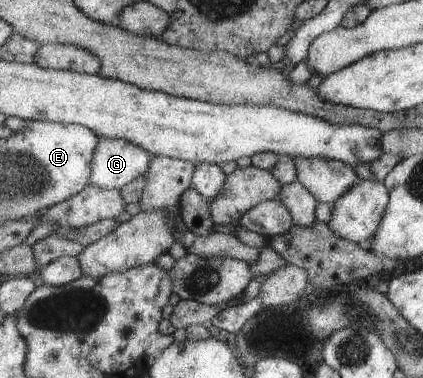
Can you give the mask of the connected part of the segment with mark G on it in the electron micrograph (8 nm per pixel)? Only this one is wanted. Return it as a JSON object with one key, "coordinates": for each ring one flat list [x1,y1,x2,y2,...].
{"coordinates":[[100,137,99,146,95,150,92,161,90,184,103,189,121,189,139,176,146,175,151,167,154,155,140,145,132,144,127,140,109,139]]}

